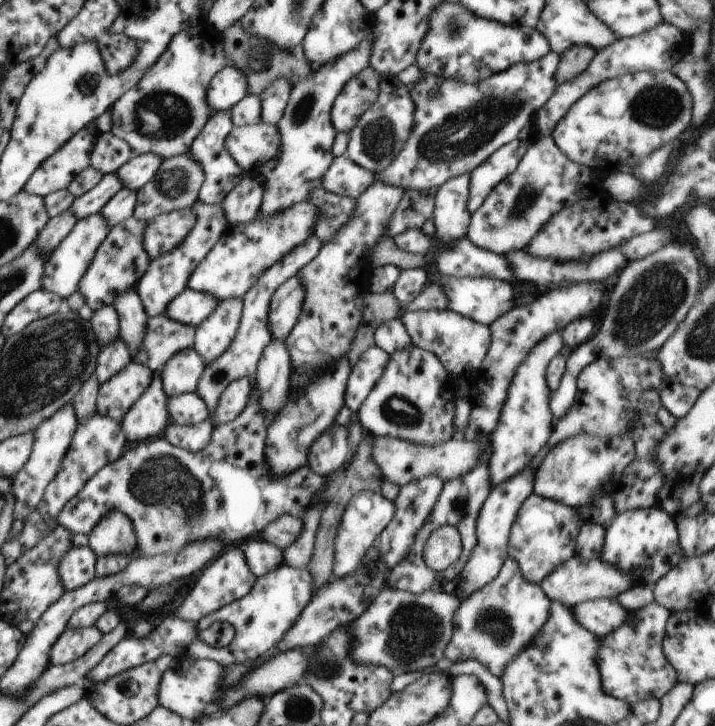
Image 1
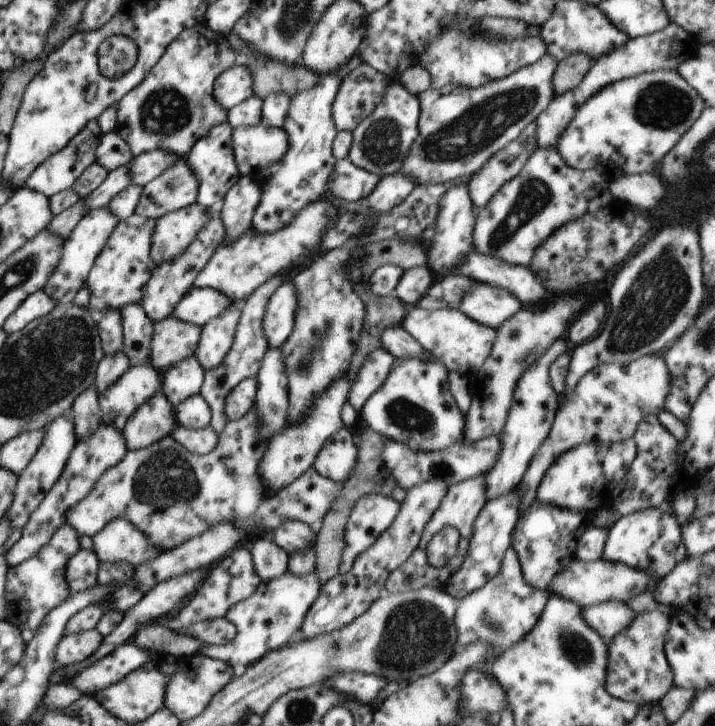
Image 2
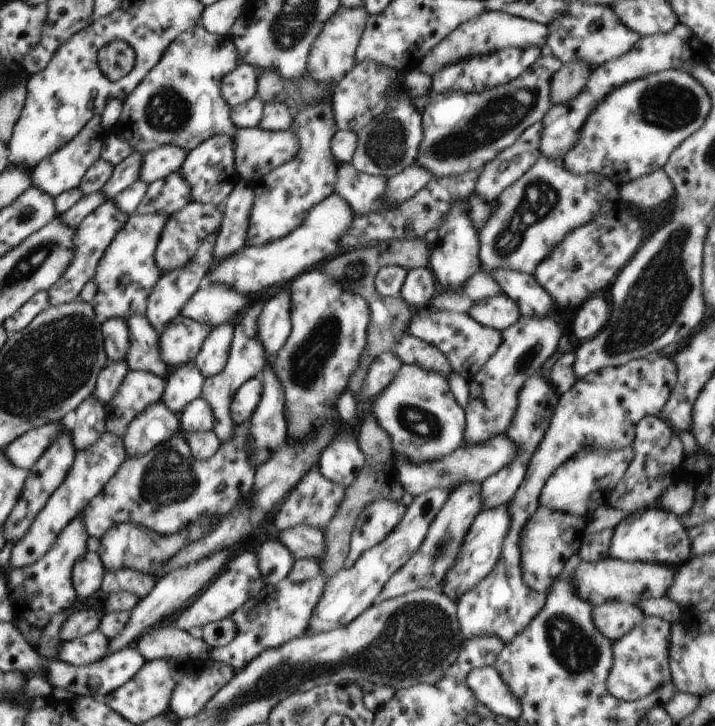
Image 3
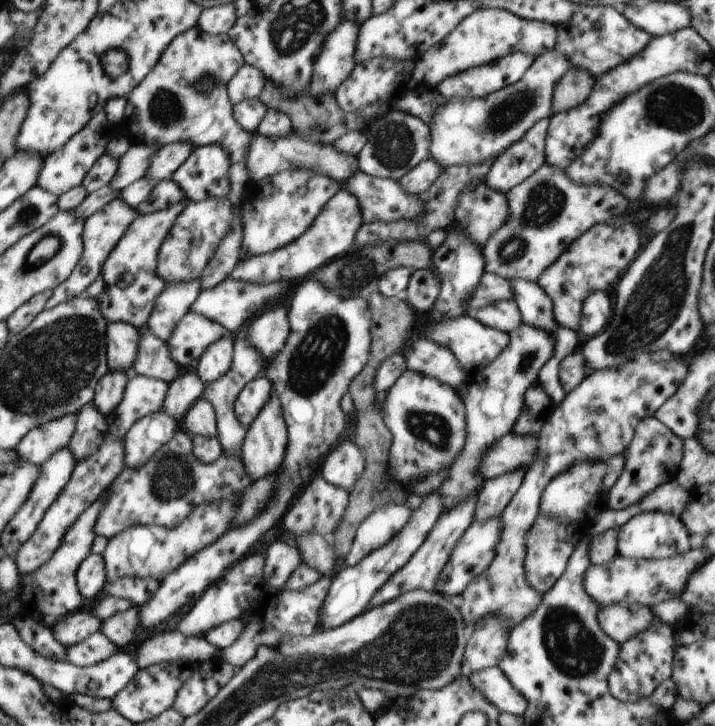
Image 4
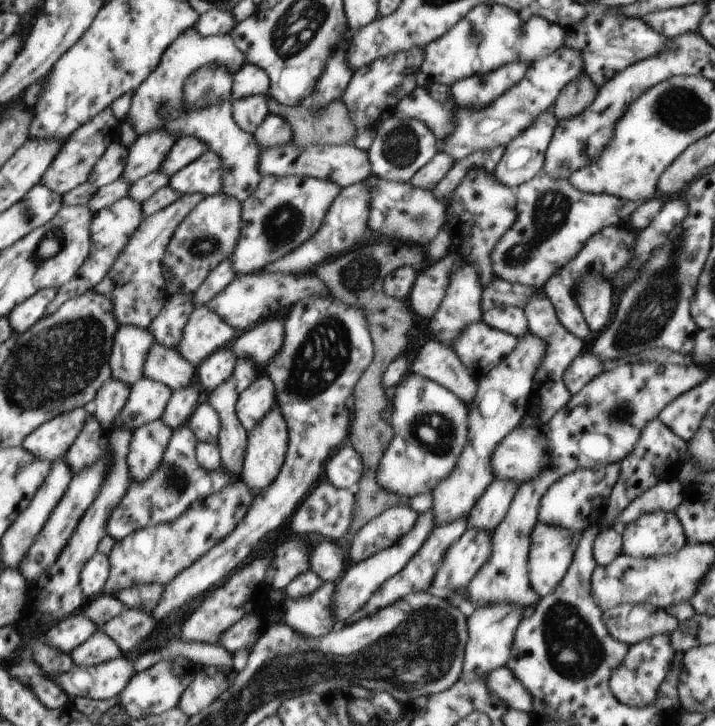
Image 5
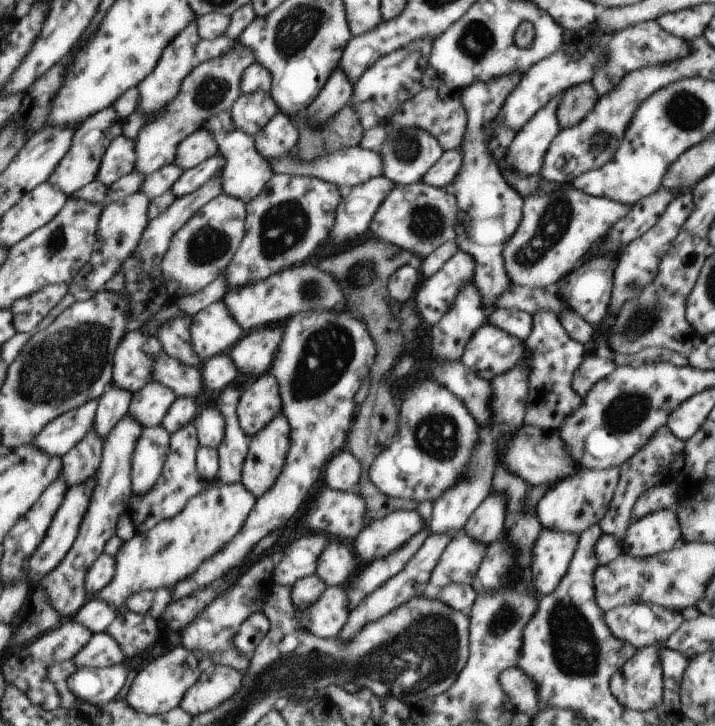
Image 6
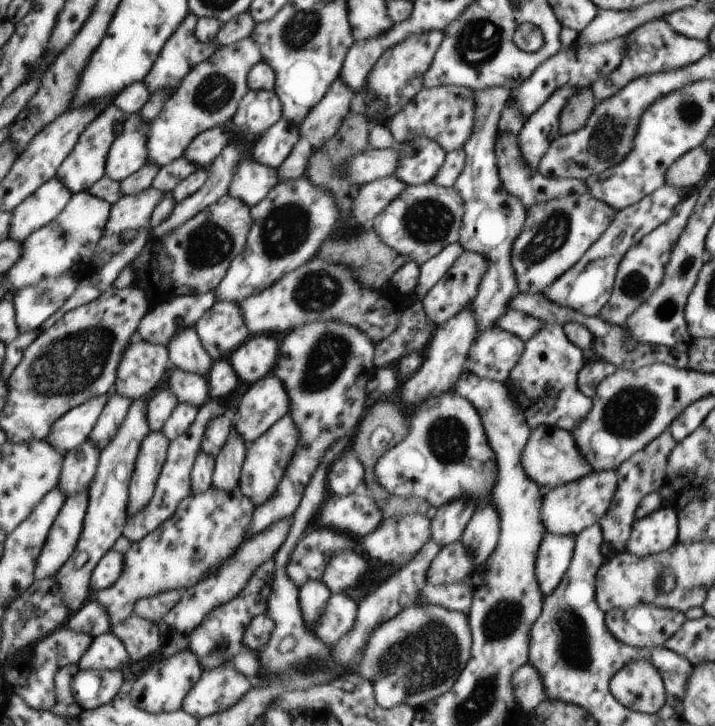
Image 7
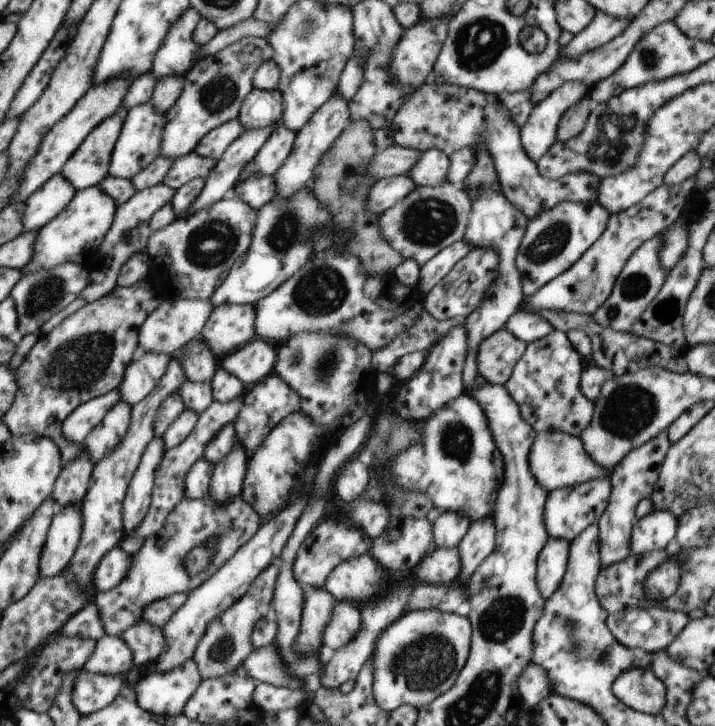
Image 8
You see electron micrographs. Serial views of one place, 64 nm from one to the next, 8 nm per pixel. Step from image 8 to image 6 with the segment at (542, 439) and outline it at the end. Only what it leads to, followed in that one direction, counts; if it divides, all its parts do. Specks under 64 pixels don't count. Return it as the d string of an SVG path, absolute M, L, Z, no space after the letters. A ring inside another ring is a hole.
M524 426L524 430L518 430L518 436L514 438L510 452L506 454L506 464L510 464L510 470L522 476L522 480L526 480L532 486L540 486L540 484L552 486L582 469L575 465L575 460L571 456L568 456L565 442L560 438L558 430L544 432L544 440L542 440L542 430L534 426Z

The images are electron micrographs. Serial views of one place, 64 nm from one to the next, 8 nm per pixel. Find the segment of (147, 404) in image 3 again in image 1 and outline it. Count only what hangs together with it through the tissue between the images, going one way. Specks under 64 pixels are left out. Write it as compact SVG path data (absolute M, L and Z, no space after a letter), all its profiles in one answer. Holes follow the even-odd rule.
M128 363L118 374L99 385L97 414L121 424L126 413L151 385L153 374L146 365Z

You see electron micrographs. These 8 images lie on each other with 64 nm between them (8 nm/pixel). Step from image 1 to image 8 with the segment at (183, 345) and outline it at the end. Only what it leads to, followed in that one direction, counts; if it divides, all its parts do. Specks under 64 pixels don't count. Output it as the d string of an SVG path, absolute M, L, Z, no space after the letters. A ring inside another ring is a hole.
M221 305L214 308L205 322L201 336L217 359L233 353L256 338L255 306Z

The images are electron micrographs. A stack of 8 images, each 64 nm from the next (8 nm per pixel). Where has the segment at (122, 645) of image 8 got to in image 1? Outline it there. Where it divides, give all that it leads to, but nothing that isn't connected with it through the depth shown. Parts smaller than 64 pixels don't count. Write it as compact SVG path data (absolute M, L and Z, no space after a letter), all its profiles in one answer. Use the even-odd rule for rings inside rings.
M96 626L83 629L67 628L51 648L51 664L65 665L74 662L96 646L102 635Z

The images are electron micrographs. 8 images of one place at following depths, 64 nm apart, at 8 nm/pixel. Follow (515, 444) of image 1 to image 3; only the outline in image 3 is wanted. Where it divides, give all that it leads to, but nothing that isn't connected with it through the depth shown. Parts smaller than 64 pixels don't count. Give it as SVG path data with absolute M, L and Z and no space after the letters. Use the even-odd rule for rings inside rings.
M540 372L531 376L524 383L523 389L519 394L520 406L518 406L518 412L516 412L516 416L514 416L514 420L510 424L510 430L508 430L508 436L518 444L520 454L518 454L518 458L510 466L506 466L498 474L493 474L483 480L481 483L481 512L508 504L514 498L520 484L522 484L524 474L528 470L530 454L534 454L538 442L542 440L542 436L544 436L544 432L546 432L546 428L550 424L550 418L554 414L556 404L558 404L558 394L548 384L549 382L543 377L543 373L540 374Z

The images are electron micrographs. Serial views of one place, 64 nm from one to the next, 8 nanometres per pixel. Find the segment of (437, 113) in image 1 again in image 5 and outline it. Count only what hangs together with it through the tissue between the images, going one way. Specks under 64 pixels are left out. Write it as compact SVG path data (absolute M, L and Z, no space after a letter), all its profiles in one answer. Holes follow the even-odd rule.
M563 45L556 52L528 65L526 76L495 100L493 106L481 111L458 108L453 112L457 120L453 123L453 132L444 141L440 141L440 151L449 154L456 162L473 152L489 151L500 145L506 148L542 111L553 107L556 97L568 83L585 72L582 55L583 51Z

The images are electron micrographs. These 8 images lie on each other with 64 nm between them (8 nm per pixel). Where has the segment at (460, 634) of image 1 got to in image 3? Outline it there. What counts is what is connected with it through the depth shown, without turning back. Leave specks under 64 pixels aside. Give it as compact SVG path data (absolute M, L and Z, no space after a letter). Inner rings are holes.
M654 356L634 359L626 364L617 367L603 368L578 378L576 384L565 393L562 393L558 399L558 406L552 416L552 422L540 442L540 446L536 448L526 478L518 487L512 502L508 502L507 511L511 520L506 538L502 543L498 560L494 568L471 589L468 589L456 602L457 617L459 625L464 635L464 639L469 639L474 635L496 635L508 644L515 634L518 634L537 614L546 602L546 594L532 590L523 579L521 571L521 532L524 525L536 511L540 505L539 497L542 489L548 480L548 477L562 462L566 462L571 457L575 457L578 452L584 449L584 444L592 440L594 449L602 449L603 451L613 451L630 447L631 442L635 439L635 428L638 422L646 415L659 416L659 412L666 404L671 395L672 389L677 381L677 366L670 358Z

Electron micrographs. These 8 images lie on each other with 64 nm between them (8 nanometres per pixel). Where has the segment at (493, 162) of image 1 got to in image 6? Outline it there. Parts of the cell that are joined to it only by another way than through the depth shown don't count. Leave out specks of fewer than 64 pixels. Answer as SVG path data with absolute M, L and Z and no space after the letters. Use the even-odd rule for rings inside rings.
M563 94L551 98L534 116L516 133L506 152L507 169L518 171L528 178L538 175L554 137L560 132L557 110Z

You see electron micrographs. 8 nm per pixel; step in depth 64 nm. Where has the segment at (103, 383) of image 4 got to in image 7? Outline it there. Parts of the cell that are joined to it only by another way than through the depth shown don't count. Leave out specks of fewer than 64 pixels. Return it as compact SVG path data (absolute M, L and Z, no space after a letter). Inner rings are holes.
M116 392L110 394L88 438L100 452L117 435L131 402L129 398L120 396Z

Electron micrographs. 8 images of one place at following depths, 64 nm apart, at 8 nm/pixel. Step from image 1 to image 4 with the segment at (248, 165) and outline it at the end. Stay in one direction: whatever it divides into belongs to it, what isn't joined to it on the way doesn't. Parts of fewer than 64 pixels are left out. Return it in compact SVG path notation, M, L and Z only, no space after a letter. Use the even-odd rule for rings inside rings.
M293 132L287 137L278 137L277 139L263 137L256 133L252 133L251 137L247 163L254 182L274 176L282 170L300 169L330 177L339 183L346 183L348 179L360 172L358 157L355 154L339 151L334 145L306 140L297 137Z

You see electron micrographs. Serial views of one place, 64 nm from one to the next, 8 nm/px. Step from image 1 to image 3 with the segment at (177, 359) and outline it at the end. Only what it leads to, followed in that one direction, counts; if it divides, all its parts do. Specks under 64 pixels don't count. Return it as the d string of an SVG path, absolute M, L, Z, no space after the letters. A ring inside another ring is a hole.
M194 362L170 370L161 401L178 416L187 404L201 396L205 379Z

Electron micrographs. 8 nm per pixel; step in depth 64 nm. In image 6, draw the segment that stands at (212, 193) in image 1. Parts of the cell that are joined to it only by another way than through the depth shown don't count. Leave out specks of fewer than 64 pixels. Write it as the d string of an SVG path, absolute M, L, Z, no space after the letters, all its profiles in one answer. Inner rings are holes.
M218 154L208 157L198 166L187 169L182 176L173 184L171 191L178 197L192 194L203 184L206 184L216 173L220 173L225 165L225 158Z

